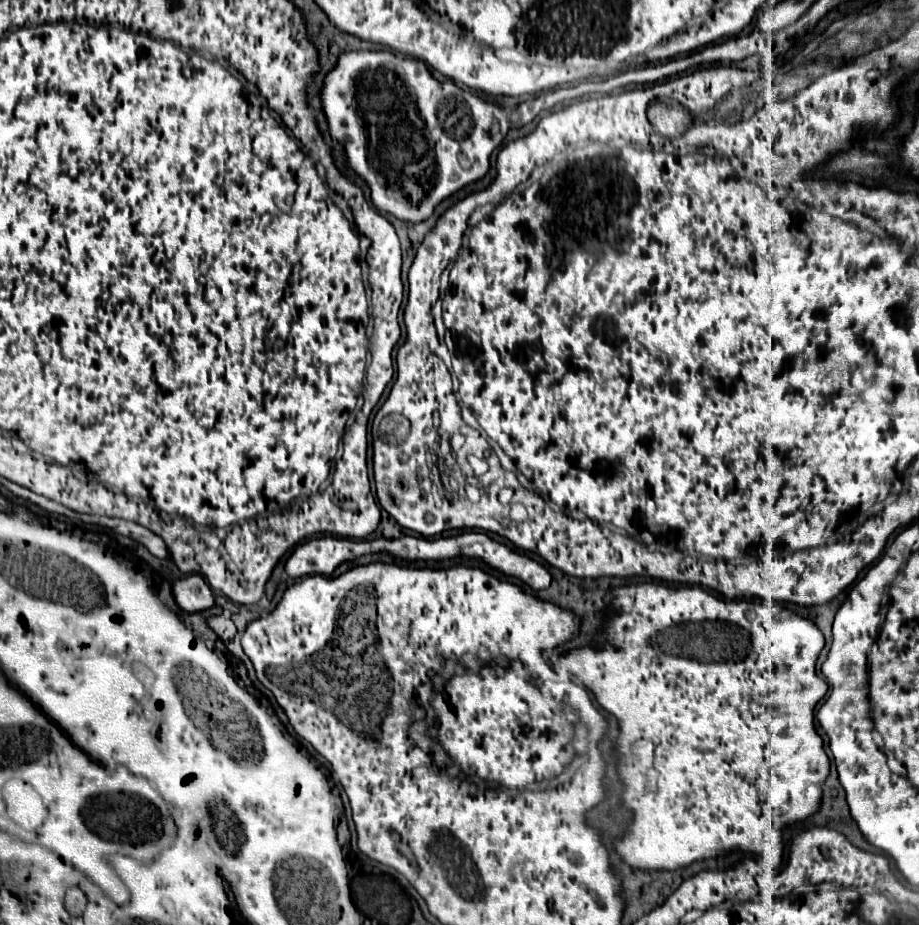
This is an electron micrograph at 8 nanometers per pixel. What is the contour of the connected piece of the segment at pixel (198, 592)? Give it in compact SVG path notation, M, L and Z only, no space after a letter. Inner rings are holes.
M199 574L179 578L173 584L173 596L185 612L203 612L213 606L213 592Z

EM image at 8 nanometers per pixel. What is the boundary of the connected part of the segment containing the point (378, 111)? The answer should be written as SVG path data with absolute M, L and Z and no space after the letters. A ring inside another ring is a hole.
M389 50L341 52L333 70L323 78L319 102L327 118L331 140L343 146L345 166L369 186L375 208L409 224L429 220L439 202L463 186L481 180L491 164L477 164L477 150L495 150L509 130L509 114L505 108L475 96L467 88L459 88L453 82L437 82L423 62L401 58ZM443 116L445 148L449 150L443 150Z

